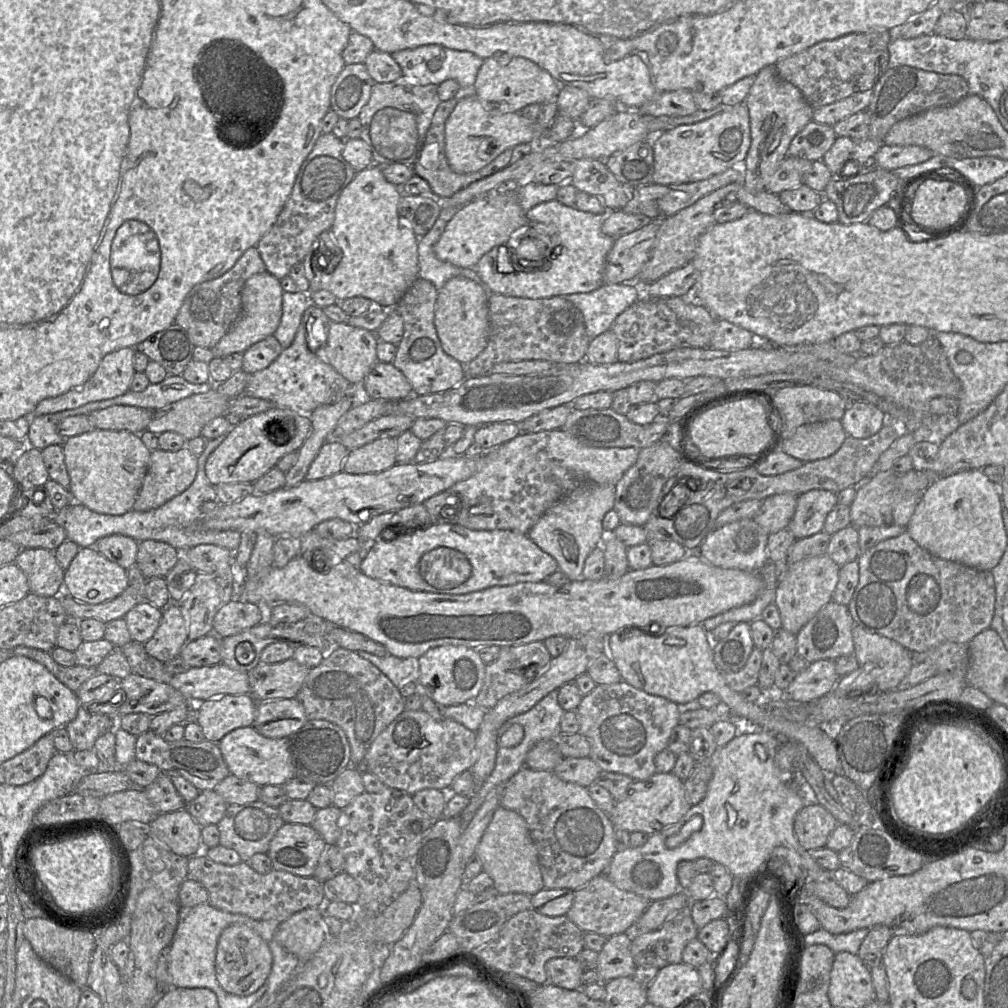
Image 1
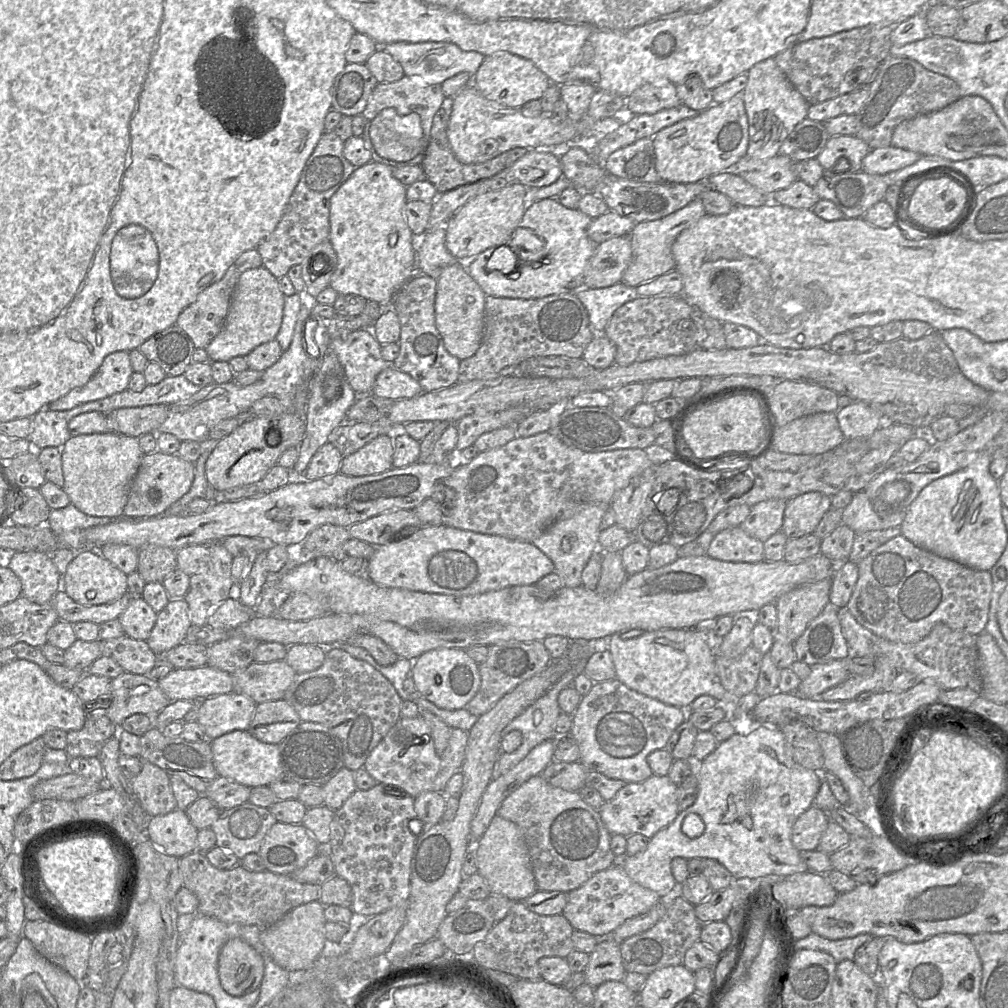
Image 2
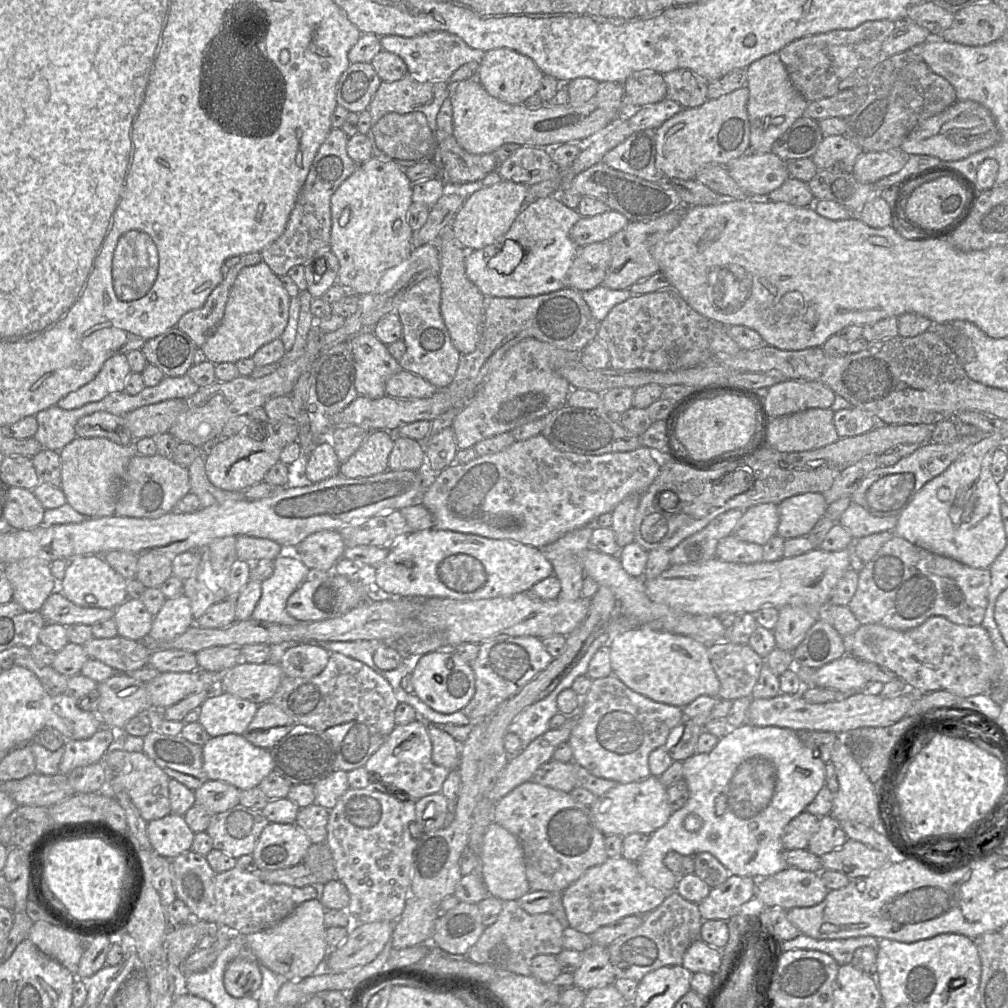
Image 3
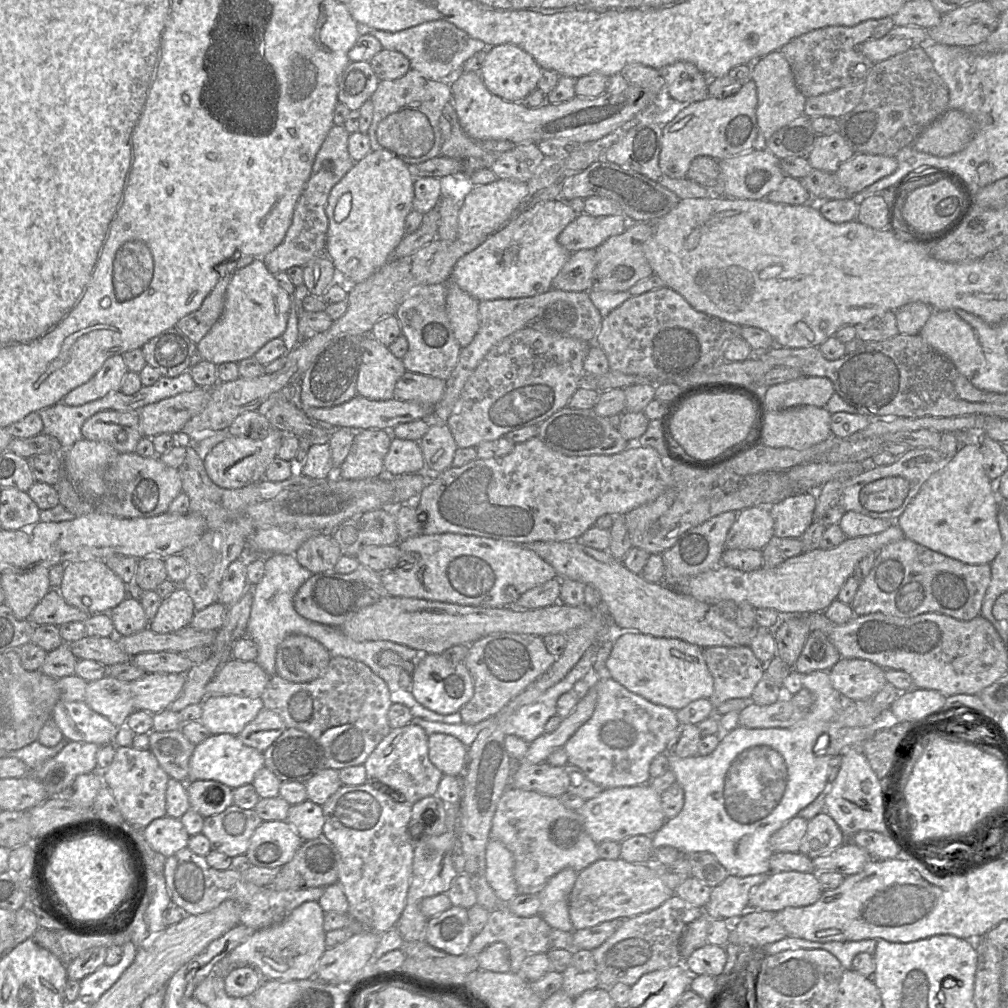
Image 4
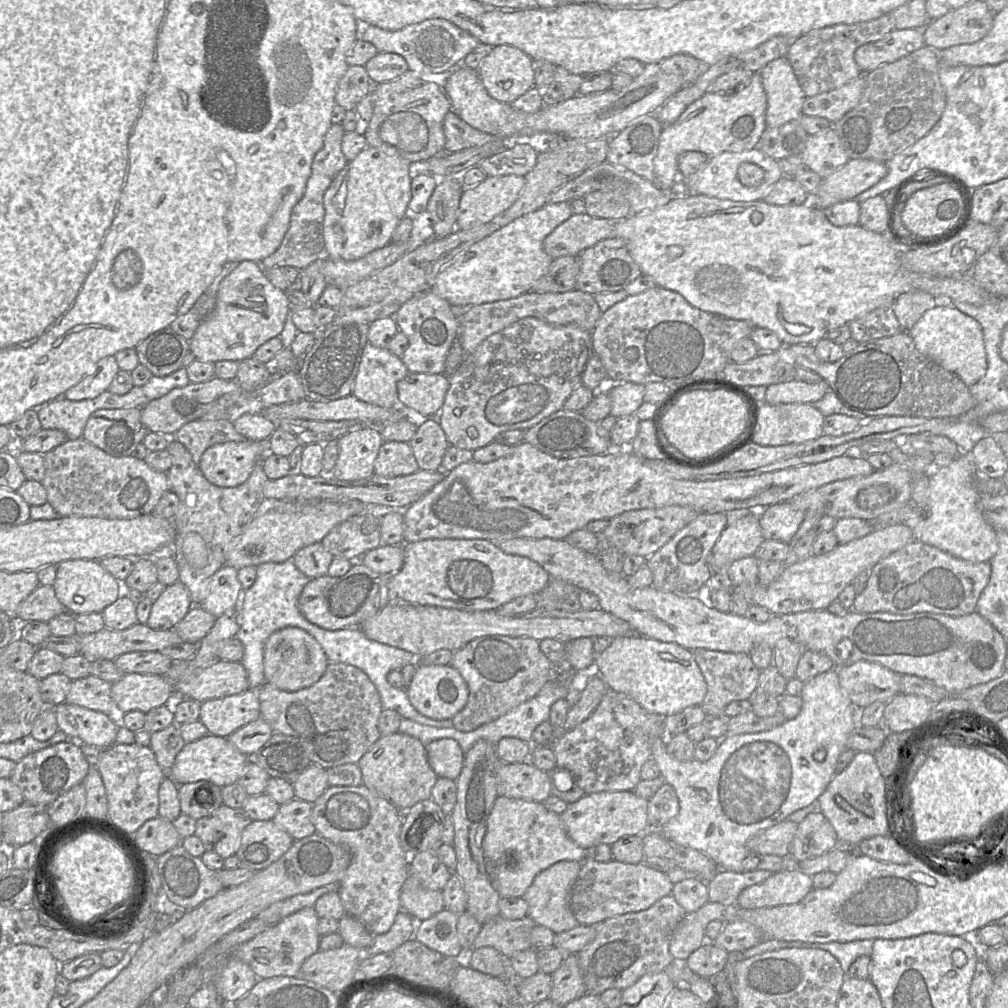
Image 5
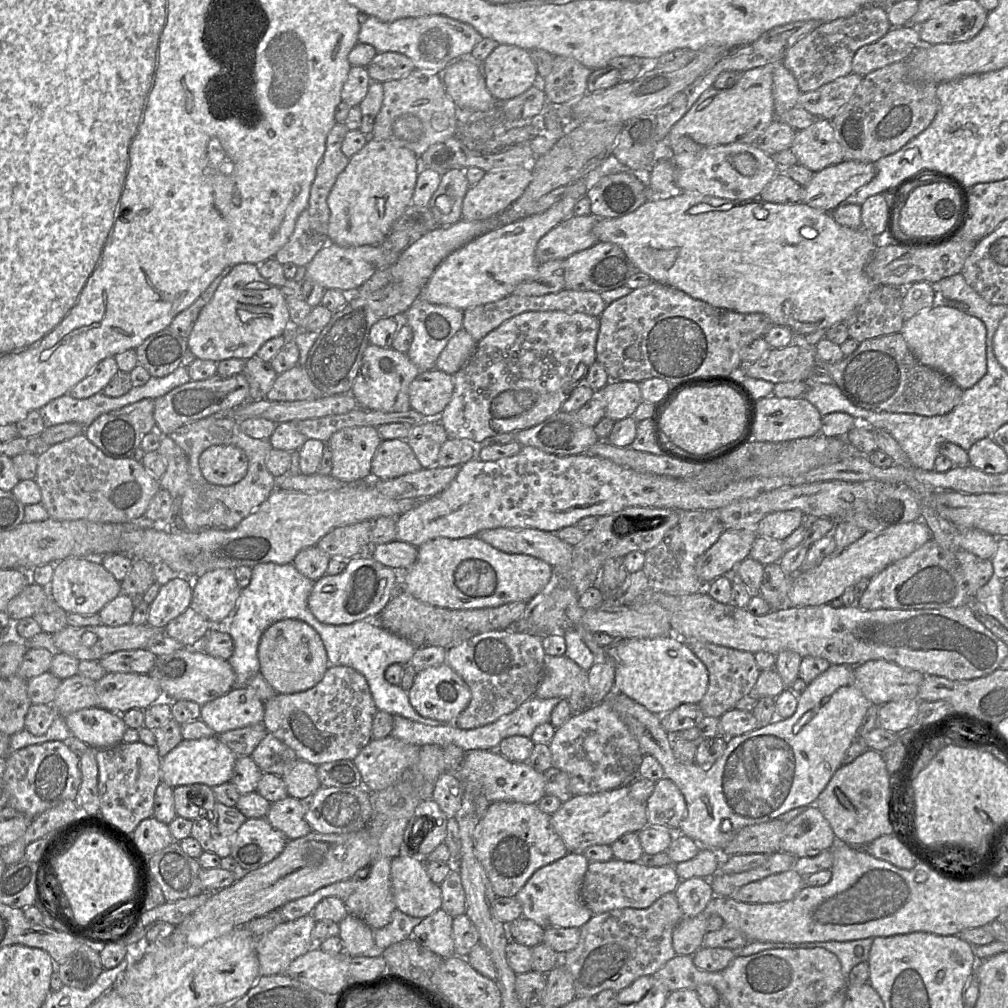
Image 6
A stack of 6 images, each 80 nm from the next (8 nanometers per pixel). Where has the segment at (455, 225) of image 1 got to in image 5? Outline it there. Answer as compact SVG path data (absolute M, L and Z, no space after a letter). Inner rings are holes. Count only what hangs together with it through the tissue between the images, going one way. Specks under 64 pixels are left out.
M517 175L487 176L479 184L462 193L456 228L471 230L491 221L518 199L525 178Z

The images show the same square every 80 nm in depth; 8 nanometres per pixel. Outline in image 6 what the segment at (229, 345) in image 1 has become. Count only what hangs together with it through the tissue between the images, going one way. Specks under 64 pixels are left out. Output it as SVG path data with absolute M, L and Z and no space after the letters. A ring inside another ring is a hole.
M241 263L233 266L222 279L212 299L202 308L187 338L188 349L198 359L219 362L228 358L247 360L255 356L258 349L269 339L289 334L290 314L285 295L280 287L270 284L261 276L259 265Z

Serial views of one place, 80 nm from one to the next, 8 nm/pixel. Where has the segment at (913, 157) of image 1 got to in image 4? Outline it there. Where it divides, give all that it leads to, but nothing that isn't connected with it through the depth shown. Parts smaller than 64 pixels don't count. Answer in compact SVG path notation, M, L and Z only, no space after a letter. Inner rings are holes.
M859 153L842 163L834 175L853 196L876 181L891 175L897 167L898 163L894 156Z

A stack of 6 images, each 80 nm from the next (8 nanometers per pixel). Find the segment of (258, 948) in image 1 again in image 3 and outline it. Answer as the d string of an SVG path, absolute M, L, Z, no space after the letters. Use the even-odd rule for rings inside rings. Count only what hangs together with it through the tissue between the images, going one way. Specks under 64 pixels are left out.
M236 958L225 969L224 987L235 998L257 996L261 983L259 962Z

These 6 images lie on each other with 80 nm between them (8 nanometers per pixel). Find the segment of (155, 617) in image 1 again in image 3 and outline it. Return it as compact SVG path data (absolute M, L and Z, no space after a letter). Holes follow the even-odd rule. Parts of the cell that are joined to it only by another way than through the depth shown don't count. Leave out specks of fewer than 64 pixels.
M126 599L114 609L118 635L140 641L149 635L154 616L147 610L142 600Z

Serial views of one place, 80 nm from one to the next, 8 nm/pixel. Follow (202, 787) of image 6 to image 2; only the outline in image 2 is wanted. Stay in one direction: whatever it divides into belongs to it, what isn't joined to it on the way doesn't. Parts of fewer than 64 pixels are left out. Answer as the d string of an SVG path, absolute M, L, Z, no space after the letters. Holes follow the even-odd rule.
M218 776L201 795L212 800L219 809L228 809L247 802L250 789L228 778Z

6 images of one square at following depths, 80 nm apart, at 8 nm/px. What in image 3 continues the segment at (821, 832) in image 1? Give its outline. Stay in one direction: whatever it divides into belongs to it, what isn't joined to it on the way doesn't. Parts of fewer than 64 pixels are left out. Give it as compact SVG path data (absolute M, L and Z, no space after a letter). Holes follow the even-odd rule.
M802 812L784 828L782 844L785 850L806 849L812 835L818 830L819 818L809 812Z

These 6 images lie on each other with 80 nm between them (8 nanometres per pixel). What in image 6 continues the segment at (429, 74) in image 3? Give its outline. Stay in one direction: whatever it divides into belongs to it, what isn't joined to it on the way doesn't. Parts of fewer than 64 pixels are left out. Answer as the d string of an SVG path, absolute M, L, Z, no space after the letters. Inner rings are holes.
M427 15L408 17L393 22L382 22L373 16L363 16L360 24L358 42L372 45L378 53L398 52L410 58L416 70L442 73L446 66L460 56L471 56L475 45L482 40L482 36L471 25L454 20L444 15Z

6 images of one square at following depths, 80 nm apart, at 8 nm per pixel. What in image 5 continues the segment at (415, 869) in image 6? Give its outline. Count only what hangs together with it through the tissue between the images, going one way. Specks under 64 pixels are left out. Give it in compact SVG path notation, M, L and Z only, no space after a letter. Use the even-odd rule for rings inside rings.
M410 872L401 889L400 905L416 921L429 919L445 908L442 891L425 889Z

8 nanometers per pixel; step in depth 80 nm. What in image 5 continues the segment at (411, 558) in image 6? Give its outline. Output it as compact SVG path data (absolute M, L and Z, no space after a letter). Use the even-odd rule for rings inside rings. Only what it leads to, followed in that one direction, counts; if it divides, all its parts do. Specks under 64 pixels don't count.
M380 545L367 551L358 561L382 576L390 576L404 563L403 546Z

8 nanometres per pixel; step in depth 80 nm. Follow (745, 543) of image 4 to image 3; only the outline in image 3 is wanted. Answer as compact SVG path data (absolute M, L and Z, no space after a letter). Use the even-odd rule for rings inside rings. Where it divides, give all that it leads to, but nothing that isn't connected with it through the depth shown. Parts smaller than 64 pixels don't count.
M773 503L758 504L743 512L732 535L744 542L763 546L777 534L779 522L777 505Z

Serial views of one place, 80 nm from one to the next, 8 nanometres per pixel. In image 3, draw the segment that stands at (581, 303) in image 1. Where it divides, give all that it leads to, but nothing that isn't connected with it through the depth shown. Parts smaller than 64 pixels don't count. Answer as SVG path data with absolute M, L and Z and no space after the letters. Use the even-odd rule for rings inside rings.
M598 286L590 291L581 292L583 299L589 306L593 318L600 323L617 305L633 296L629 289L613 290Z

